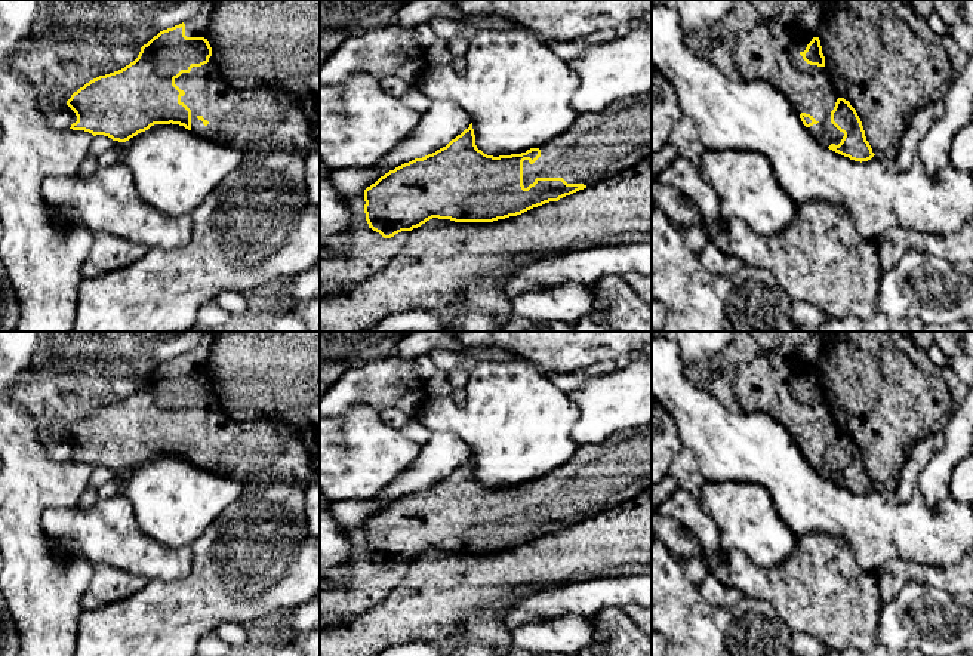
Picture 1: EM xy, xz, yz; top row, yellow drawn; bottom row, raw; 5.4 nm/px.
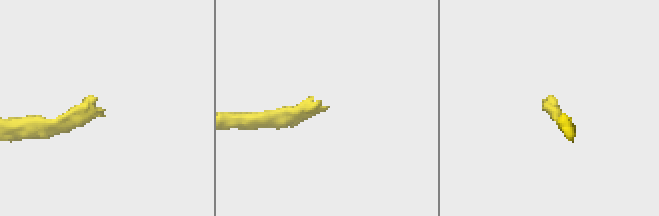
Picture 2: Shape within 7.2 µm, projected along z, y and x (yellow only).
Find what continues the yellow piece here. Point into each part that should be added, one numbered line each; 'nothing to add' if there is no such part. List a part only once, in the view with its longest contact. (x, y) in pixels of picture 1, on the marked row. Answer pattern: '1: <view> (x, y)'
1: xz (597, 145)

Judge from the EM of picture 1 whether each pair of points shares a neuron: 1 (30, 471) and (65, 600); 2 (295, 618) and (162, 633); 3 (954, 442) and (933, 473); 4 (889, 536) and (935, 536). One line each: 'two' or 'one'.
1: one
2: two
3: one
4: one

